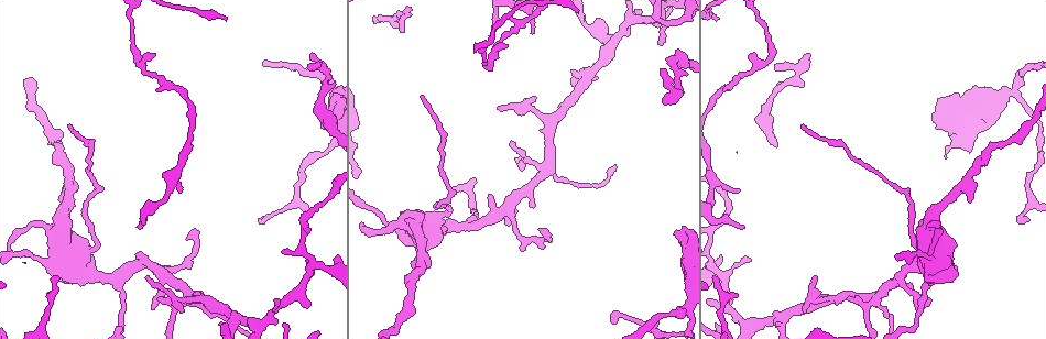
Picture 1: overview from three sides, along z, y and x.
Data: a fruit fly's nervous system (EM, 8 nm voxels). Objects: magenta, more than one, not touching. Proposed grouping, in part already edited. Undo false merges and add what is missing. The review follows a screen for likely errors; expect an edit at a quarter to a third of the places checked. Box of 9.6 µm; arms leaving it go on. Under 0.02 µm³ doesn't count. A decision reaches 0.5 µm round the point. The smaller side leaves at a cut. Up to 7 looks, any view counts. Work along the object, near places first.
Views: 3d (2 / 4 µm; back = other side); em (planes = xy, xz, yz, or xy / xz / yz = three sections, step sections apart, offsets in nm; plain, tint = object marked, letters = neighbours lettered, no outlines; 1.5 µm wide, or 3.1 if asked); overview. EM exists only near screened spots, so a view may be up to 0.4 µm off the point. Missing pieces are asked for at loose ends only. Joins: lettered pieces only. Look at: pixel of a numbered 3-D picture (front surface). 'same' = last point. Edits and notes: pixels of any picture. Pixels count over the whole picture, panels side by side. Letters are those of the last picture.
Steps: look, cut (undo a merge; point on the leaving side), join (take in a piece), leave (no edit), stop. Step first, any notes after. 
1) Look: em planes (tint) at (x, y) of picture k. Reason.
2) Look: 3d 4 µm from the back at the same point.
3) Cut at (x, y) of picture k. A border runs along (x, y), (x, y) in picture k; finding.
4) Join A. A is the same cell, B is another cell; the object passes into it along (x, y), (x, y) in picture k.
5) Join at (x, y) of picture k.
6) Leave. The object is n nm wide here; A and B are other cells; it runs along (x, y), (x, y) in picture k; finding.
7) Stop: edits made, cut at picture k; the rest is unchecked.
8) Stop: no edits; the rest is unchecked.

Look: em planes (tint) at (259, 220) of picture 1. Tapers out.

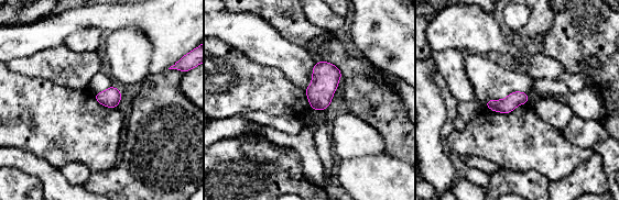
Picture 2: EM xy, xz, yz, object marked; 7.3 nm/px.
Look: em planes (letters) at the same point. See the neighbours.

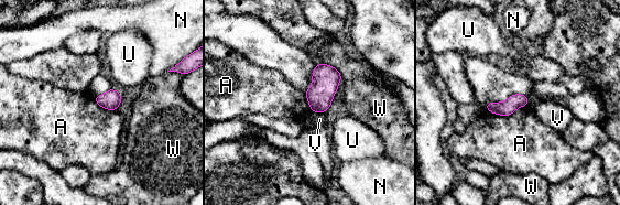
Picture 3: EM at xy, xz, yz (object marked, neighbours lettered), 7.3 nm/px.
Leave. A, N, U, V and W are other cells; a border runs along (529, 103), (508, 115), (485, 109) in picture 3; none of them fits.

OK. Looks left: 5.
Look: em planes (letters) at (114, 277) of picture 1. Sudden change in width.

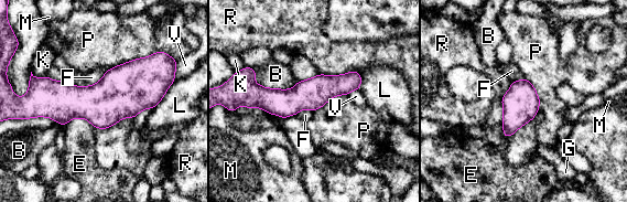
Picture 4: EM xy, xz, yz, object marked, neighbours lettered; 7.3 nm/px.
Leave. The object is 220 nm wide here; B, E, F, G, K, L, M, P, R and V are other cells; it runs along (166, 84), (116, 96), (36, 95) in picture 4; all the same neuron.

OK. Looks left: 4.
Look: em planes (letters) at (67, 127) of picture 1. Thin end.

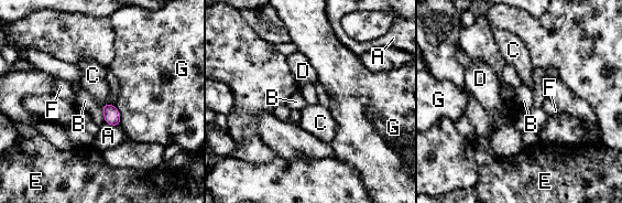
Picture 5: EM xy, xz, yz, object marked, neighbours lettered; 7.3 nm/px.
Leave. The longest contact is with G, 160 nm; A, B, C, D, E, F and G are other cells; a border runs along (101, 108), (105, 121) in picture 5; no lettered piece goes on from it.

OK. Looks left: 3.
Stop: no edits; the rest is unchecked.

